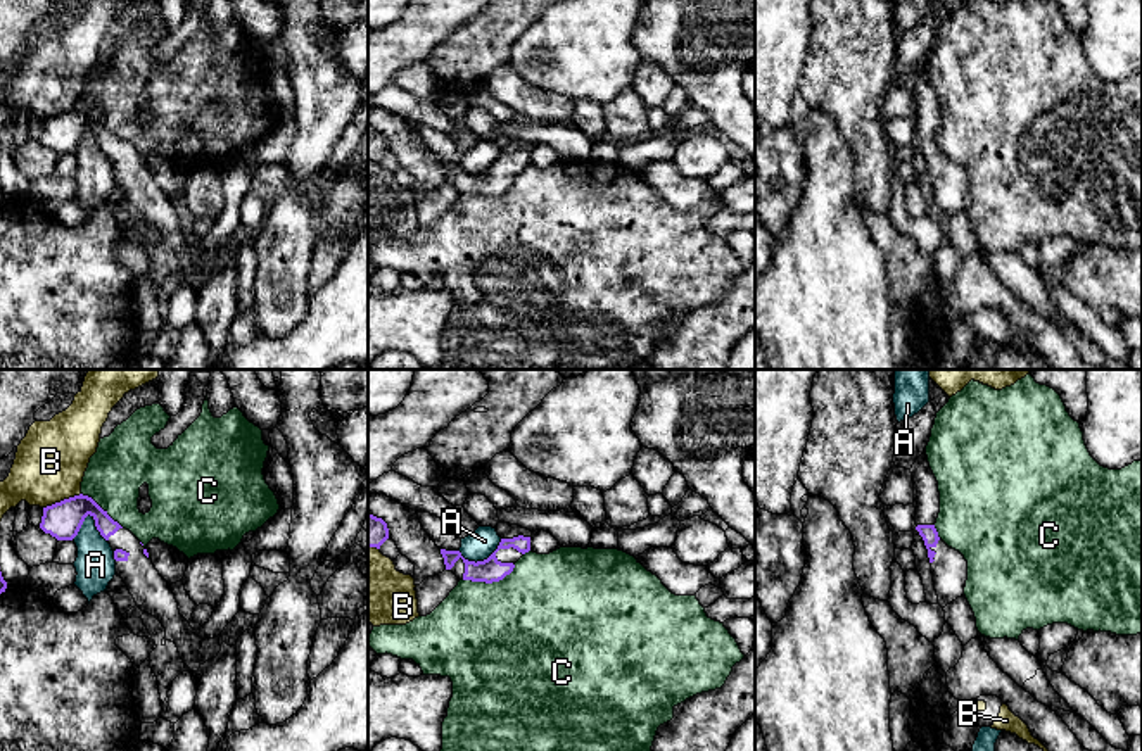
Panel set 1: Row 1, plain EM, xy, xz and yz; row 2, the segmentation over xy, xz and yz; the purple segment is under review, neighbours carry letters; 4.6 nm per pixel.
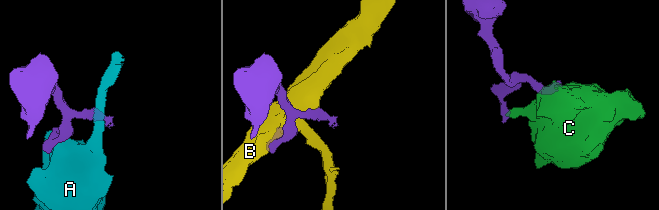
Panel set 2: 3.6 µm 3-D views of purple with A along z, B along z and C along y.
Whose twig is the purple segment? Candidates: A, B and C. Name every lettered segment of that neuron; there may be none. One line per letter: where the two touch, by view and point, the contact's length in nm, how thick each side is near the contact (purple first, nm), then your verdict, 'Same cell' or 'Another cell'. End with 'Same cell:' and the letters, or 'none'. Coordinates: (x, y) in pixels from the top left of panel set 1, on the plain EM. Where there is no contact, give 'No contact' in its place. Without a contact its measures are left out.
A: Touches purple at xy (90, 128). Shared border 170 nm. Thickness 180 nm (purple) against 190 nm. Another cell
B: Touches purple at xy (61, 114). Shared border 190 nm. Thickness 180 nm (purple) against 340 nm. Another cell
C: Touches purple at xz (489, 195). Shared border 260 nm. Thickness 120 nm (purple) against 500 nm. Another cell
Same cell: none

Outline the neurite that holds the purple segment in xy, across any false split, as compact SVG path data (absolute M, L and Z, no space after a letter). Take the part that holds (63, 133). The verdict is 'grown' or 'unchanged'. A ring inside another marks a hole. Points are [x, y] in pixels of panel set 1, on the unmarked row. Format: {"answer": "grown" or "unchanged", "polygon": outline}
{"answer": "grown", "polygon": "M83 107L43 121L40 142L57 154L73 154L88 128L95 133L100 148L111 157L116 186L126 197L136 219L162 237L166 254L176 257L180 271L190 285L199 285L202 252L180 228L171 199L159 188L147 162L130 143L123 142L92 110Z"}

